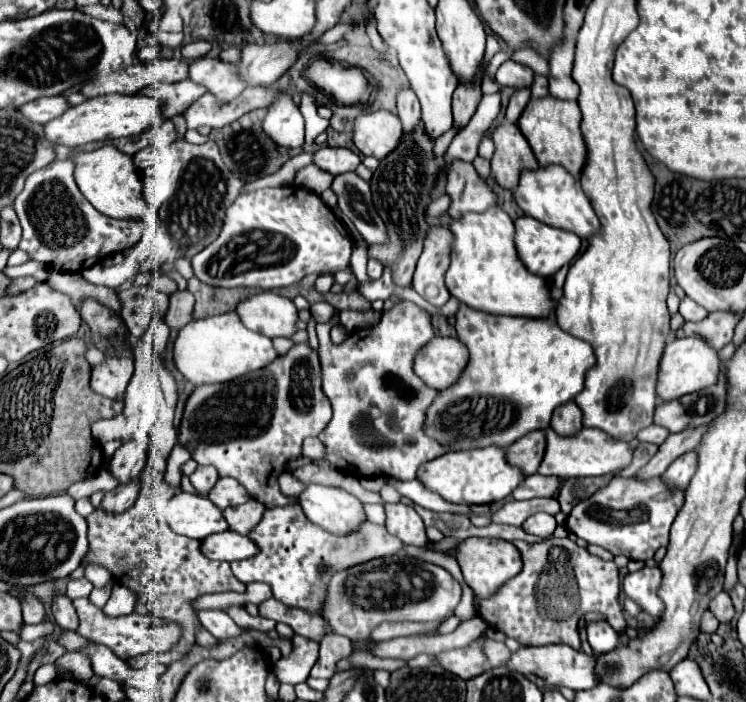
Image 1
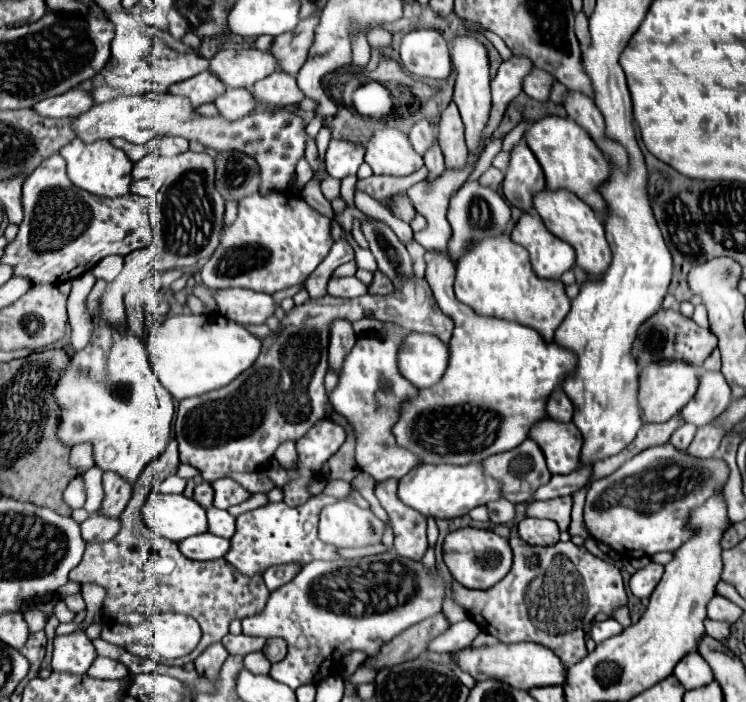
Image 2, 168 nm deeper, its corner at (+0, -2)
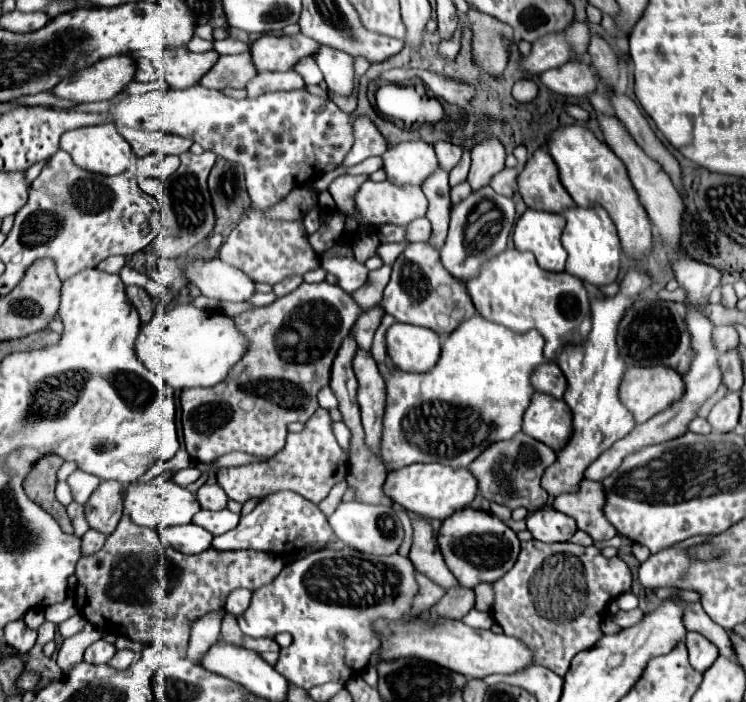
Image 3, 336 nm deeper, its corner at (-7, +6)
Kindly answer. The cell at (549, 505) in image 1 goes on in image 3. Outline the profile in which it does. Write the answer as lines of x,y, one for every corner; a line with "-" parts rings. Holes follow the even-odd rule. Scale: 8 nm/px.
583,480
577,494
561,494
555,498
555,510
577,520
579,530
587,532
593,540
609,540
617,534
615,526
603,514
603,484

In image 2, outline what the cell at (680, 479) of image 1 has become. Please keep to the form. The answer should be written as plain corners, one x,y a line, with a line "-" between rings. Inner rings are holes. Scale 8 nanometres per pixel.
706,424
702,428
698,428
692,444
688,446
688,454
696,456
696,458
712,458
718,450
718,444
724,436
722,428
714,428
712,424

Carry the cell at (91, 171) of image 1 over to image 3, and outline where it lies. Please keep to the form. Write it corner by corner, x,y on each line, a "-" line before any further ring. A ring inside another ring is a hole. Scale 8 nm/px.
99,124
99,126
85,126
79,130
77,128
69,130
61,136
61,150
65,150
79,168
85,168
89,172
99,172
105,176
115,176
115,174
129,170
131,156
133,156
131,146
117,132
115,124

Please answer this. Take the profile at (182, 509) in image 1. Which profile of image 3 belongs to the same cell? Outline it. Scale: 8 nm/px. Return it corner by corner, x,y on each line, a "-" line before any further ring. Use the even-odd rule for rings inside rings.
157,476
151,482
141,484
131,482
123,490
123,514
127,514
137,526
157,528
159,524
165,526
177,526
177,524
189,524
191,518
201,510
195,494
191,494
187,488
177,486
173,480
167,480
165,476

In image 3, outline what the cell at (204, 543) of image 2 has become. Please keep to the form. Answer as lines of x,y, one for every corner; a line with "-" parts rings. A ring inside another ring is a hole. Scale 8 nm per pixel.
195,524
173,526
173,528
159,526
157,534
165,544
179,548
179,552
183,552
183,554
199,554
205,548
209,548
211,540
213,540
211,532
207,532

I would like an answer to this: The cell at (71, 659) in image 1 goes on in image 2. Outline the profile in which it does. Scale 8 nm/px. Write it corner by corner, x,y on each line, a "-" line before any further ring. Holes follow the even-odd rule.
96,658
88,670
88,676
100,678
100,680
122,680
128,676
128,670
124,664
112,658

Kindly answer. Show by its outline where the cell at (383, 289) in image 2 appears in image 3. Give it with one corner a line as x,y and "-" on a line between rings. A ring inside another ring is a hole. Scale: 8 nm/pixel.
381,266
379,270
369,272
367,282
351,294
351,298
359,304
361,310
369,310
369,308
373,308
373,304
375,306
379,304
379,300
383,298
383,290
389,282
389,274
391,274
389,266

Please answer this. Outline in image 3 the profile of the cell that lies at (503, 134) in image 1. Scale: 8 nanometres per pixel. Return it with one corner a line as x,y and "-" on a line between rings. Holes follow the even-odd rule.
541,148
537,150
517,178
519,192
525,204
533,210
561,214
563,208
575,208
569,192
563,188
557,172
557,164
551,154

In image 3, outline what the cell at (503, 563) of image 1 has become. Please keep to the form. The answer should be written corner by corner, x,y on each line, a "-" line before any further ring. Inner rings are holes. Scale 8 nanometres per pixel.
463,508
443,520
437,534
439,550
445,558
445,564
455,574
461,586
475,588
481,582
495,582
505,572
509,572
519,556
519,538
517,534
501,522
495,514

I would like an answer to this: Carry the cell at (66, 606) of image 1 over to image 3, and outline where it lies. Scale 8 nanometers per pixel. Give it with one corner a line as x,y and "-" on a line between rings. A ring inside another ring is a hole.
97,640
85,650
85,662
87,664
107,664
115,656
115,652
117,648
113,644
105,640

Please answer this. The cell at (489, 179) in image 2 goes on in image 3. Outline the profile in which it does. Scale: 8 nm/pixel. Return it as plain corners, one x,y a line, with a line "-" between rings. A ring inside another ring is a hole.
505,168
491,180
491,188
507,198
513,198
515,194
515,180
517,180
517,168

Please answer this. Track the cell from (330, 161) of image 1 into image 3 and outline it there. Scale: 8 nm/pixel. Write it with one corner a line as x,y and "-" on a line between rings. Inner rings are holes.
357,116
353,128
355,128
355,144
347,154
347,158
343,160
343,166
355,166
369,156
381,156
387,150
387,140
383,138
383,134
369,116

